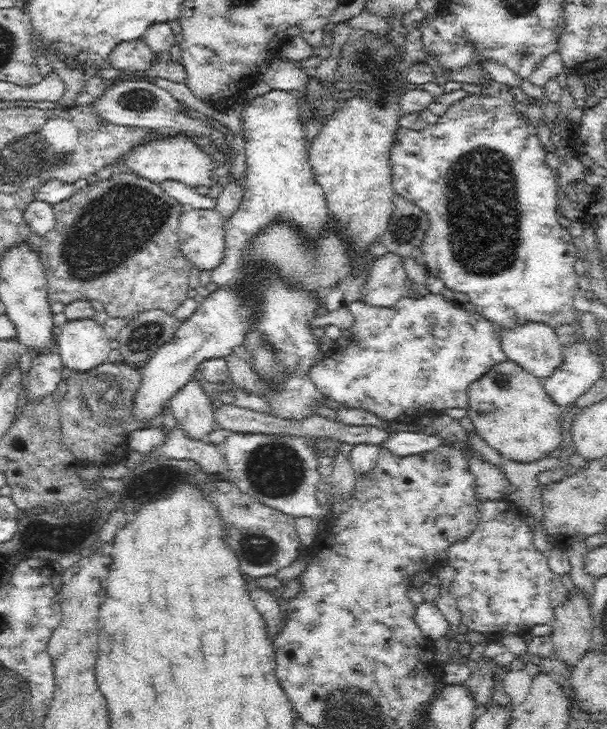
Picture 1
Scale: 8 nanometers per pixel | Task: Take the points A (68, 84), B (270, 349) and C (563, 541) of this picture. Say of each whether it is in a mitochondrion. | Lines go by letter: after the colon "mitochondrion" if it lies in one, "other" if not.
A: other
B: mitochondrion
C: other

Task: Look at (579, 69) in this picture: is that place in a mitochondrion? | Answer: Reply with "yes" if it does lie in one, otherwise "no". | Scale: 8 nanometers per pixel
no

